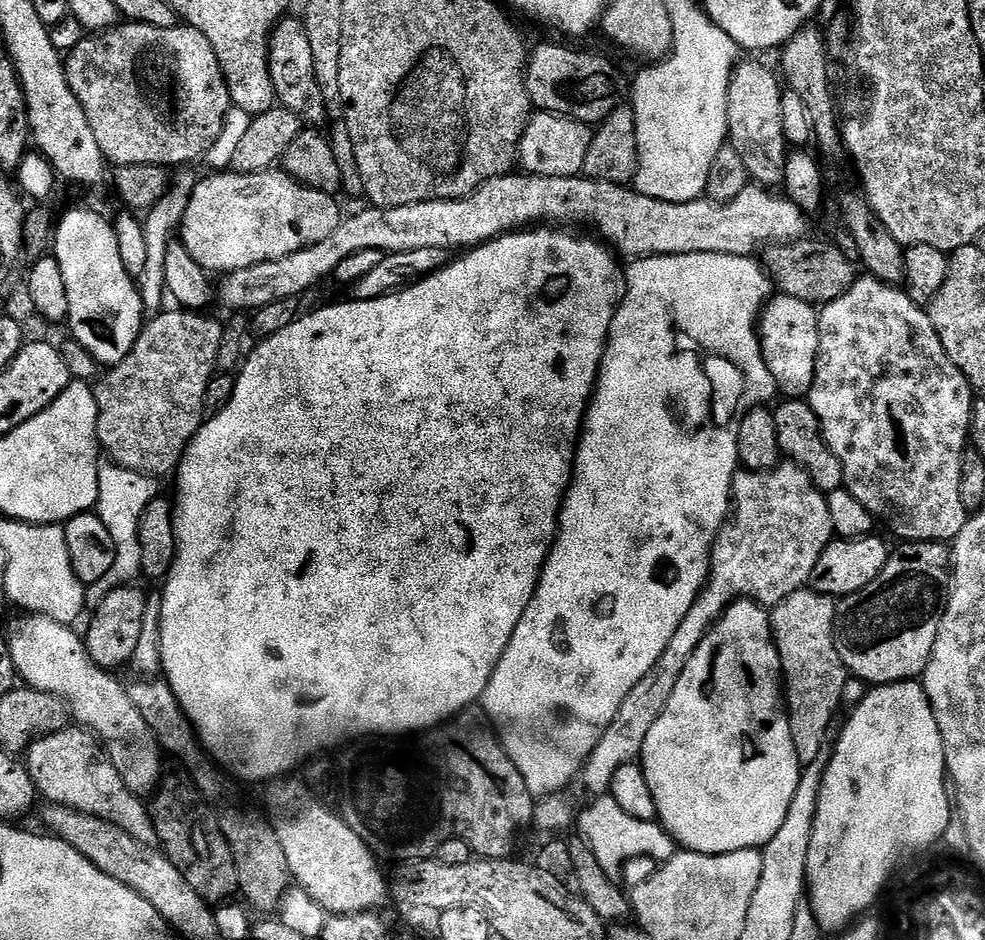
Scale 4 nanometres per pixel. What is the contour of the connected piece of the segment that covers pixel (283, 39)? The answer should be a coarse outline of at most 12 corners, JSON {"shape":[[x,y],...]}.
{"shape":[[303,19],[276,25],[268,65],[277,105],[305,125],[328,111]]}

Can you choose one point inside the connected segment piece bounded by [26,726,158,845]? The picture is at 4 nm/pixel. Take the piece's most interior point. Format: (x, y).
(72, 768)

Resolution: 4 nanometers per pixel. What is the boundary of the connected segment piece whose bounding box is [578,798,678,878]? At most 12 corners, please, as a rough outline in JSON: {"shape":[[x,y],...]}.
{"shape":[[596,798],[579,835],[616,878],[632,860],[663,862],[678,851],[656,820],[633,818]]}

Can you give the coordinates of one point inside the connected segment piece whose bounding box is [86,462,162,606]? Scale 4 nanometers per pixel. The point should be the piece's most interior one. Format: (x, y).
(122, 493)

